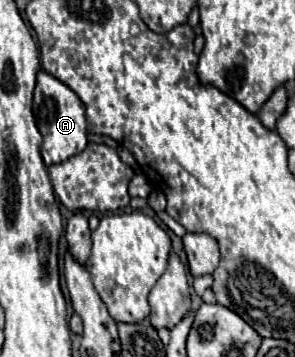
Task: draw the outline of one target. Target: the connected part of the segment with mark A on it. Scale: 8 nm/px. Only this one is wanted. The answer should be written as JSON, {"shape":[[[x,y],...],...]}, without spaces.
{"shape":[[[46,70],[38,72],[36,90],[34,90],[34,116],[36,116],[38,130],[44,136],[42,158],[44,158],[46,166],[64,162],[70,156],[74,156],[86,148],[88,132],[86,132],[84,104],[66,84],[62,84],[58,78],[48,74]]]}

